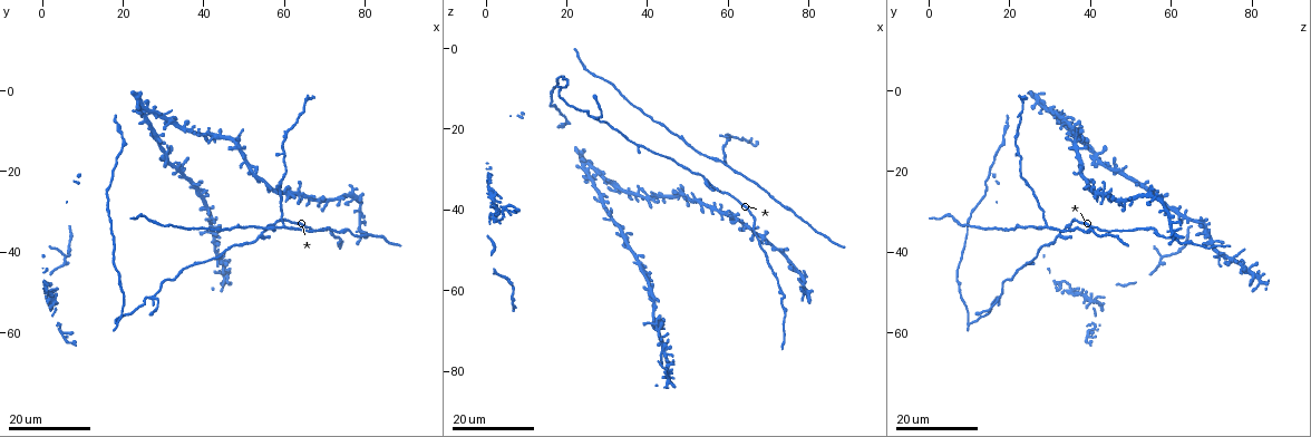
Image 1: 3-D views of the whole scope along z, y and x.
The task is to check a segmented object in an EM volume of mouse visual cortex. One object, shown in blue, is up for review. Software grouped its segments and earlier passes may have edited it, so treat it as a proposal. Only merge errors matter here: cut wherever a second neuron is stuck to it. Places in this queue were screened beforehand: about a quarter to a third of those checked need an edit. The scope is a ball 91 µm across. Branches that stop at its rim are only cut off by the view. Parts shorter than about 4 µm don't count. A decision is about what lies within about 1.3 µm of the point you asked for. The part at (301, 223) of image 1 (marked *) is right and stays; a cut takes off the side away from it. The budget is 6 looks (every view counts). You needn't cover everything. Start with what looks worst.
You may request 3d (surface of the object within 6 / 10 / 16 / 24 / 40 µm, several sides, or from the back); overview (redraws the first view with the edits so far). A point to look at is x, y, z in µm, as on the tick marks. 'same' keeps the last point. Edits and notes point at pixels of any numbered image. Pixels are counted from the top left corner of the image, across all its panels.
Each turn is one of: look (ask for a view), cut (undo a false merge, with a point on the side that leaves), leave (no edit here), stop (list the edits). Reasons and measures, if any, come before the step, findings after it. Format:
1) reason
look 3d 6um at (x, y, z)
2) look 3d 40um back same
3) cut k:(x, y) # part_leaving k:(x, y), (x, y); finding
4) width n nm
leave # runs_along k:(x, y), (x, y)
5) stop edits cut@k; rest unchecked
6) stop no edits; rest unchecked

four or more arms meet
look 3d 24um at (28.0, 51.0, 17.5)

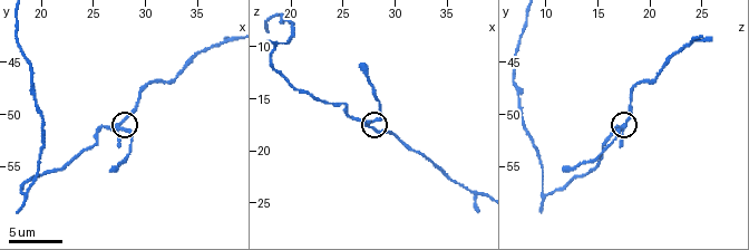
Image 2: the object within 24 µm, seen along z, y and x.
look 3d 10um at (27.6, 51.2, 17.0)

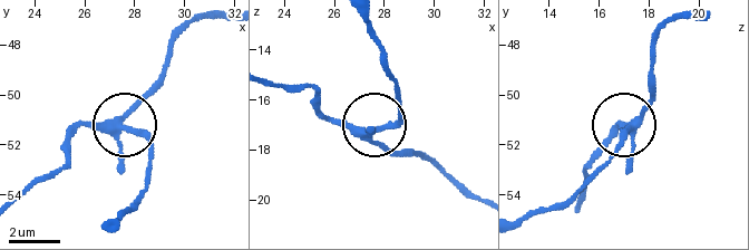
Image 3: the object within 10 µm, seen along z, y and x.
width 260 nm
leave # runs_along 3:(480, 201), (424, 154), (378, 141), (398, 105); one neuron here

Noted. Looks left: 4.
look 3d 24um at (54.5, 34.0, 26.5)

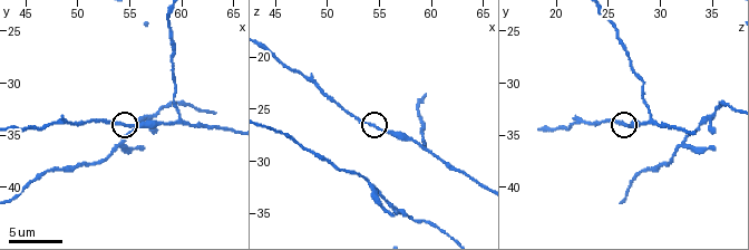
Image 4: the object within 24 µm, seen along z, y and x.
look 3d 6um at (55.2, 34.2, 27.0)

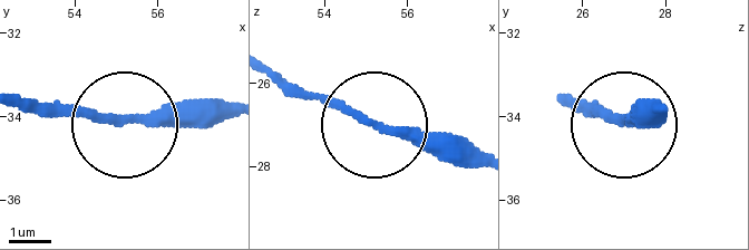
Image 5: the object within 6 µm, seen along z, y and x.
leave # one neuron here

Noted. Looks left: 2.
three arms meet
look 3d 10um at (60.0, 33.4, 29.2)

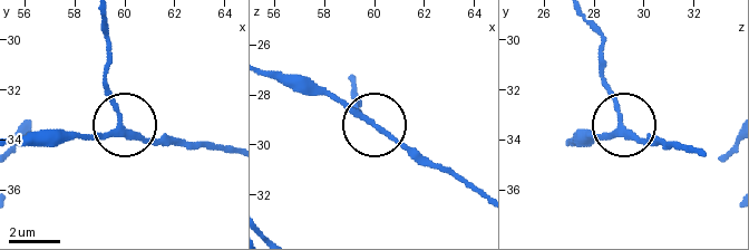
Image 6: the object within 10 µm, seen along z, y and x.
look 3d 10um back at (59.9, 33.6, 29.2)

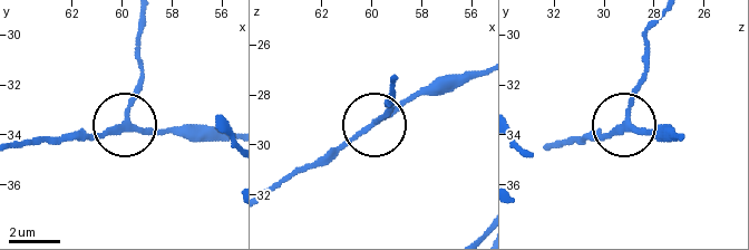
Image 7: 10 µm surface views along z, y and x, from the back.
arms 3
leave # continuous, no second neuron

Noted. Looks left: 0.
stop no edits; rest unchecked

